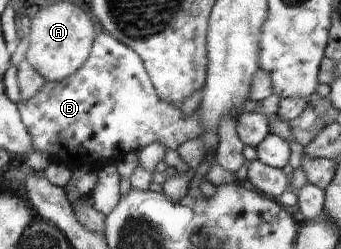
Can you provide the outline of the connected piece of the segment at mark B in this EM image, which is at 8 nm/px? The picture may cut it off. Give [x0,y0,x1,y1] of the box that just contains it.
[17,32,206,160]

